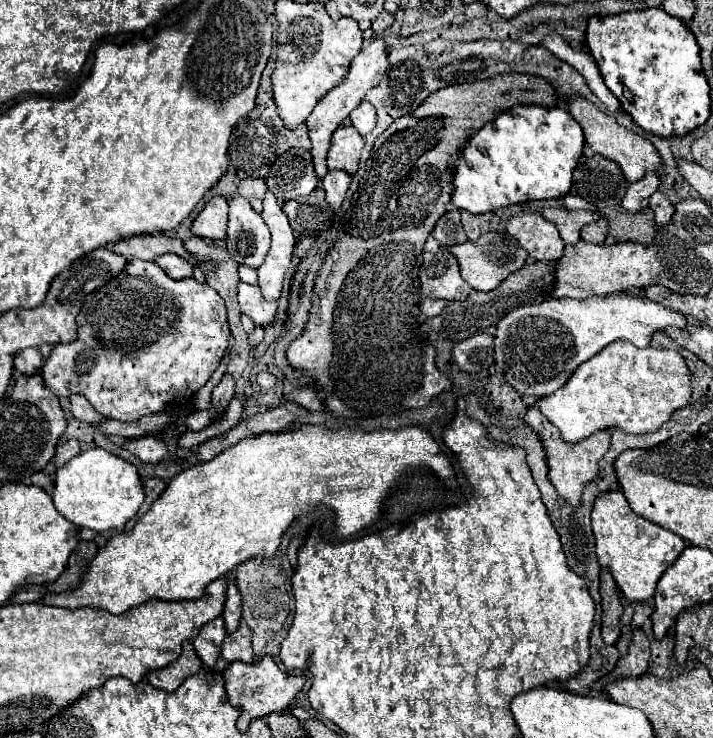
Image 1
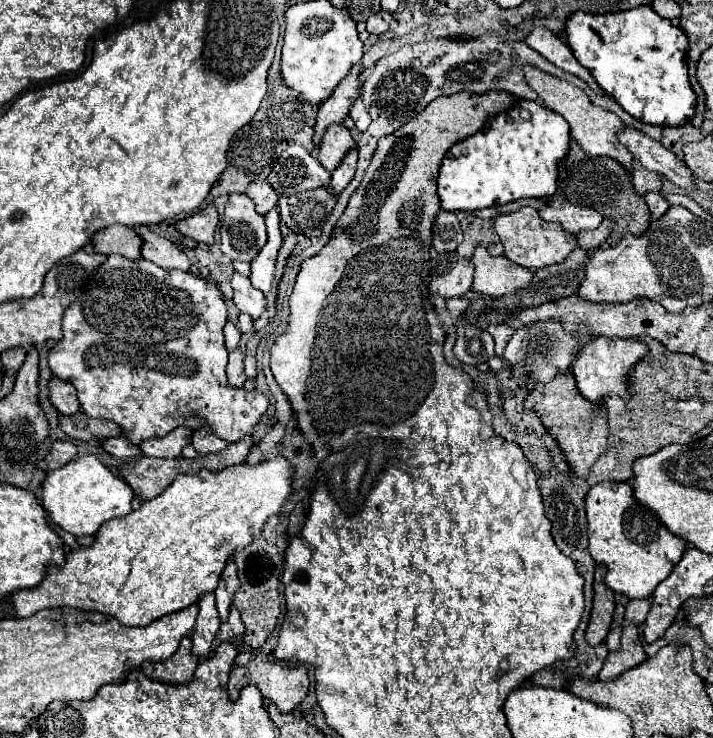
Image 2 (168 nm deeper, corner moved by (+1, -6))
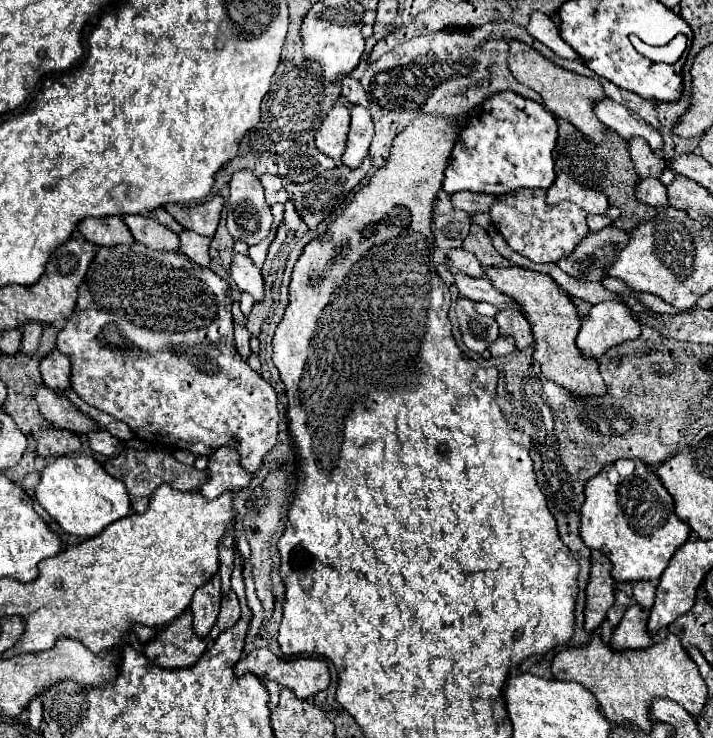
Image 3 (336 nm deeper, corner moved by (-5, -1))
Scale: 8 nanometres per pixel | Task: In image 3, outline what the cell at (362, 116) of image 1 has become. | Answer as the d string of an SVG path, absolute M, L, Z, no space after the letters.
M346 75L346 77L342 79L342 95L344 95L352 105L360 105L360 107L370 109L370 101L368 101L364 89L362 89L362 83L356 81L356 79L352 79L350 75Z

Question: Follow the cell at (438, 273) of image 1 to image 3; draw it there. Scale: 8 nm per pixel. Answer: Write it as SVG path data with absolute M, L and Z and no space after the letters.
M452 249L446 253L446 267L458 267L464 275L468 277L482 277L484 271L482 271L482 265L480 261L476 259L474 253L466 251L466 249Z

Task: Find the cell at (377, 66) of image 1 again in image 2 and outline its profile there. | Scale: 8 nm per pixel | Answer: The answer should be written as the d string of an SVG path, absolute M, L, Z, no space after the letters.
M354 66L352 72L342 80L342 84L338 84L334 94L322 104L318 118L316 118L314 144L320 142L320 138L324 136L326 128L330 124L340 124L348 116L348 110L350 110L350 104L354 102L354 96L360 94L358 76L360 76L360 70L358 70L358 66Z

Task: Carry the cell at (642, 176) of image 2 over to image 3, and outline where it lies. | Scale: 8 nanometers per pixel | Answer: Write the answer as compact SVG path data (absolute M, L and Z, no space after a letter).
M634 137L630 139L628 143L628 151L630 151L630 157L636 165L636 173L644 179L644 177L660 177L662 171L666 169L666 161L660 159L656 153L650 151L648 143L642 139L642 137Z

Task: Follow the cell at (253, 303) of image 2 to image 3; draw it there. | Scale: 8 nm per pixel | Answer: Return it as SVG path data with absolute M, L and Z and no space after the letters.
M234 253L232 257L232 267L230 267L230 277L238 285L242 293L250 293L256 303L264 299L264 281L260 275L260 269L252 263L250 257Z

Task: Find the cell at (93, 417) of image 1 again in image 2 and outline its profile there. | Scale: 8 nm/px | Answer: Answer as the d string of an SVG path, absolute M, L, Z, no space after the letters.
M52 376L48 382L48 388L50 388L50 402L60 414L70 416L80 410L78 398L76 398L76 388L70 382Z

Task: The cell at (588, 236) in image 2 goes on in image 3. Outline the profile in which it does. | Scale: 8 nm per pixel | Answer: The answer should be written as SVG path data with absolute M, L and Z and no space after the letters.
M610 207L604 215L590 215L590 217L588 217L588 227L590 227L590 231L596 233L596 231L608 227L608 225L614 221L612 211L616 211L616 207Z

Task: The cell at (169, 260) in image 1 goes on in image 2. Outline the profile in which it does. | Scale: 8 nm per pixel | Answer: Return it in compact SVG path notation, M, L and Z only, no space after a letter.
M138 226L136 228L138 236L142 236L142 258L158 264L160 268L166 270L188 270L190 268L190 260L188 256L170 240L162 238L160 234L152 232L146 226Z

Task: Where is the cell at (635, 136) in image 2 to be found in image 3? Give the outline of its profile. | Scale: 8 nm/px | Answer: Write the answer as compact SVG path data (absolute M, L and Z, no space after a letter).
M604 99L596 103L596 117L612 131L616 131L622 139L632 139L632 137L642 137L648 141L648 145L652 147L652 151L662 149L662 135L652 129L648 123L644 123L644 119L640 119L636 113L628 111L624 105L612 101L612 99Z

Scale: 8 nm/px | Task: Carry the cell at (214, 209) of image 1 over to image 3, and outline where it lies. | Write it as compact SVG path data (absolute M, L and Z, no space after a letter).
M216 195L210 201L204 201L204 203L198 203L198 205L188 205L188 207L180 207L180 205L170 203L166 207L166 211L184 229L190 229L190 231L196 231L200 235L212 237L216 233L218 221L220 221L222 205L224 205L224 199L220 195Z

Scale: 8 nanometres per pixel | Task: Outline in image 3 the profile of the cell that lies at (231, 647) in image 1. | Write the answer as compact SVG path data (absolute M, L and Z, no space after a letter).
M230 593L228 597L222 599L222 609L220 609L220 615L218 615L218 621L216 621L216 627L210 631L210 635L216 639L222 631L234 627L240 619L240 605L238 605L238 599L234 593Z

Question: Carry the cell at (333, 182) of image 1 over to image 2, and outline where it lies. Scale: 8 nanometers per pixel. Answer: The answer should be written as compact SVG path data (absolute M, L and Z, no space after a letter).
M358 146L350 148L350 152L344 156L344 160L338 164L338 168L332 172L330 190L334 194L340 194L346 188L346 184L352 180L354 172L356 172L356 162L358 162Z

